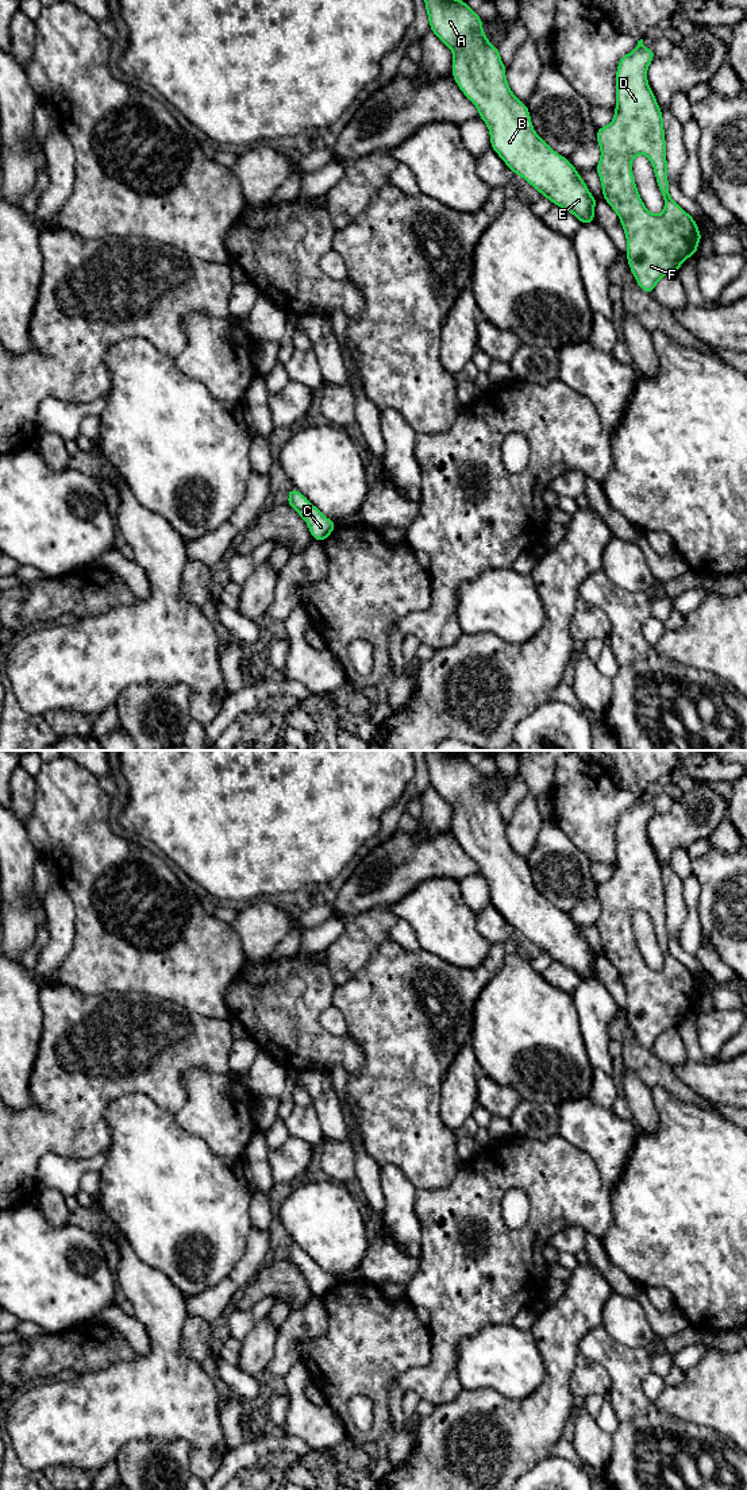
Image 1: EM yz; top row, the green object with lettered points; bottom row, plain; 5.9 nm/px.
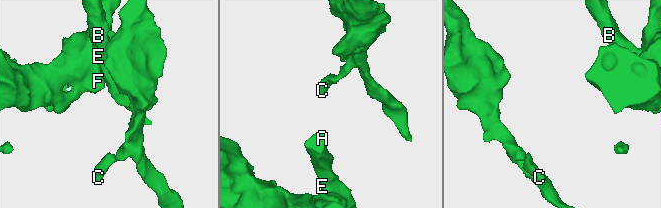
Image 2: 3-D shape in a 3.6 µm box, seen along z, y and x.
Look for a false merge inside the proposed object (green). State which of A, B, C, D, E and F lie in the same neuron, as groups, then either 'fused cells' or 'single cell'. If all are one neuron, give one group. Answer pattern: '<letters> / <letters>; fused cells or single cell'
A B C D E F; single cell

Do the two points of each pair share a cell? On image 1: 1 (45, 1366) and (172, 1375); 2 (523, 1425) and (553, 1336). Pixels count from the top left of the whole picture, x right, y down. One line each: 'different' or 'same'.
1: different
2: same

